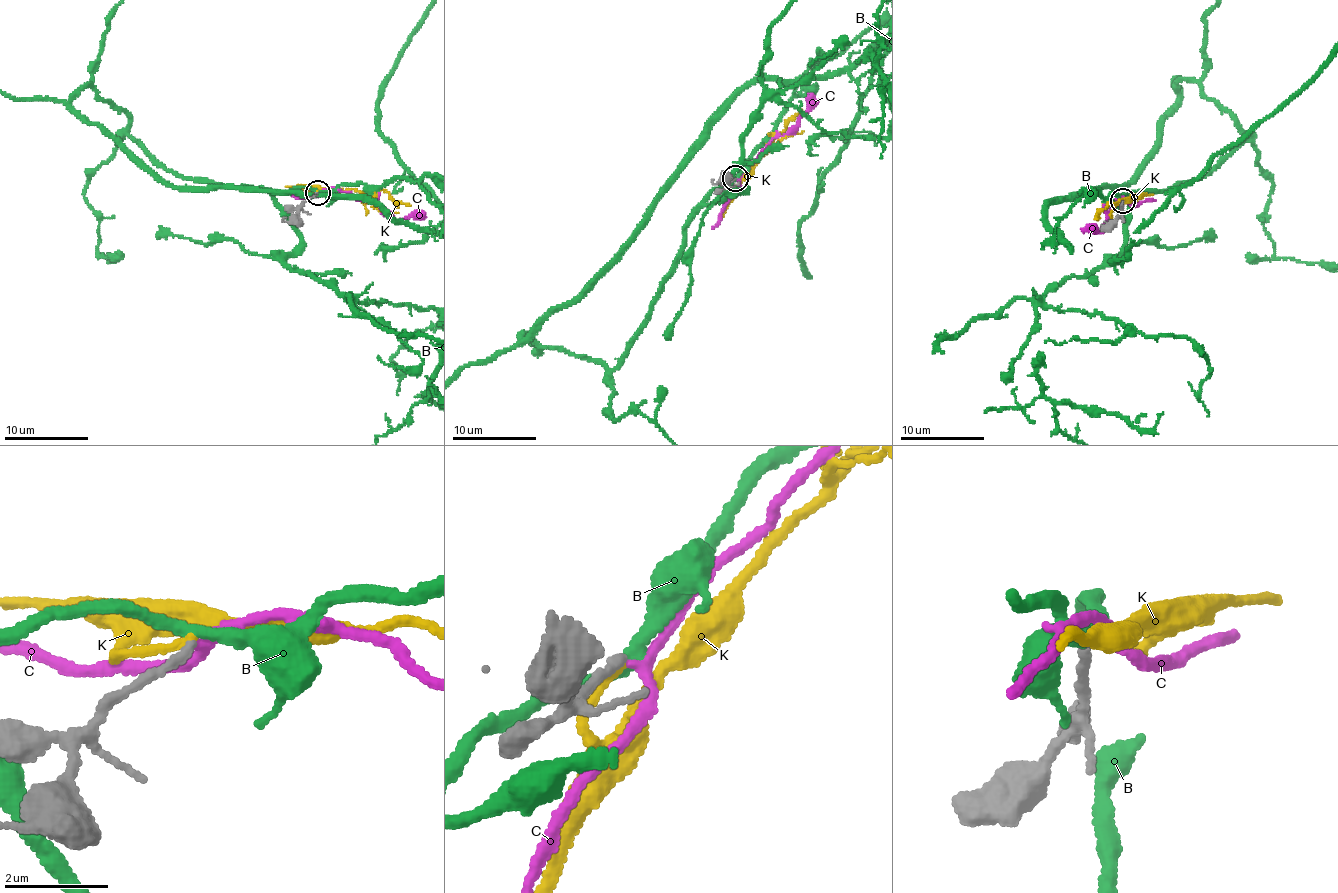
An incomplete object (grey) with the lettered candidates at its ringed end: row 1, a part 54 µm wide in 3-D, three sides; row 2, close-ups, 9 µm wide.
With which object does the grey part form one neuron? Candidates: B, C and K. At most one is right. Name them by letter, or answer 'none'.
C

